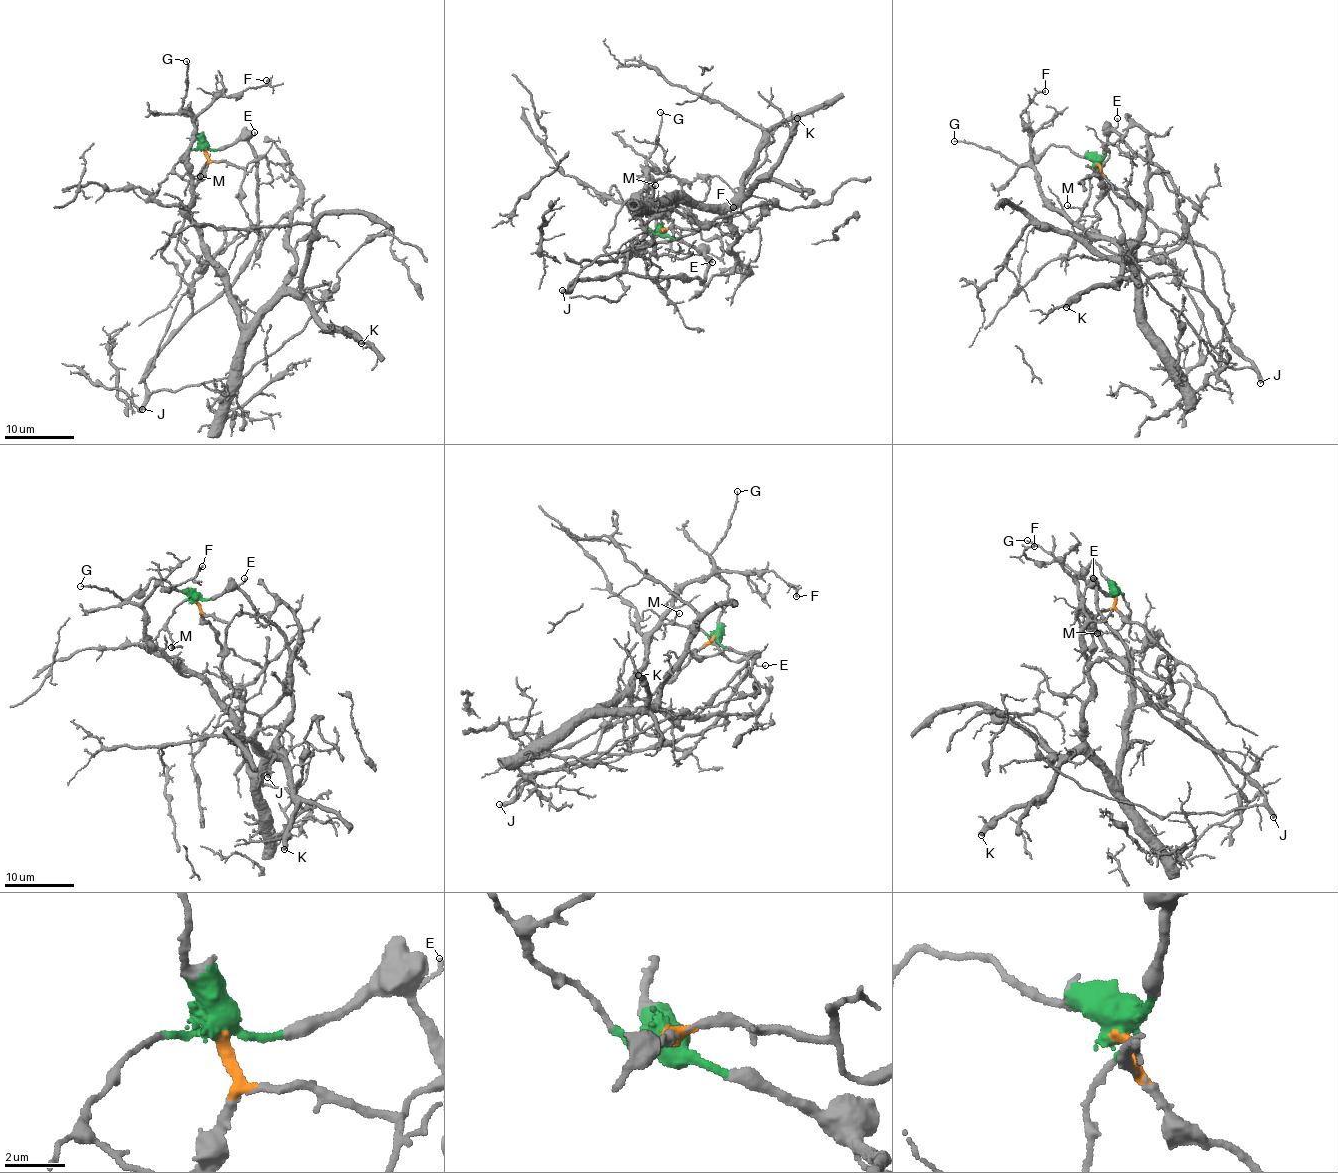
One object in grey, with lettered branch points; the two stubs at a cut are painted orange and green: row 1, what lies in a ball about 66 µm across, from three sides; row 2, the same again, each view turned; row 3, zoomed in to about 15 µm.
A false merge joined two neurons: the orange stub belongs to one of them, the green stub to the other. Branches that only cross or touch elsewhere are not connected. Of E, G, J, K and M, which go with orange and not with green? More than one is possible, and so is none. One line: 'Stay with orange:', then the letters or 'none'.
Stay with orange: K

